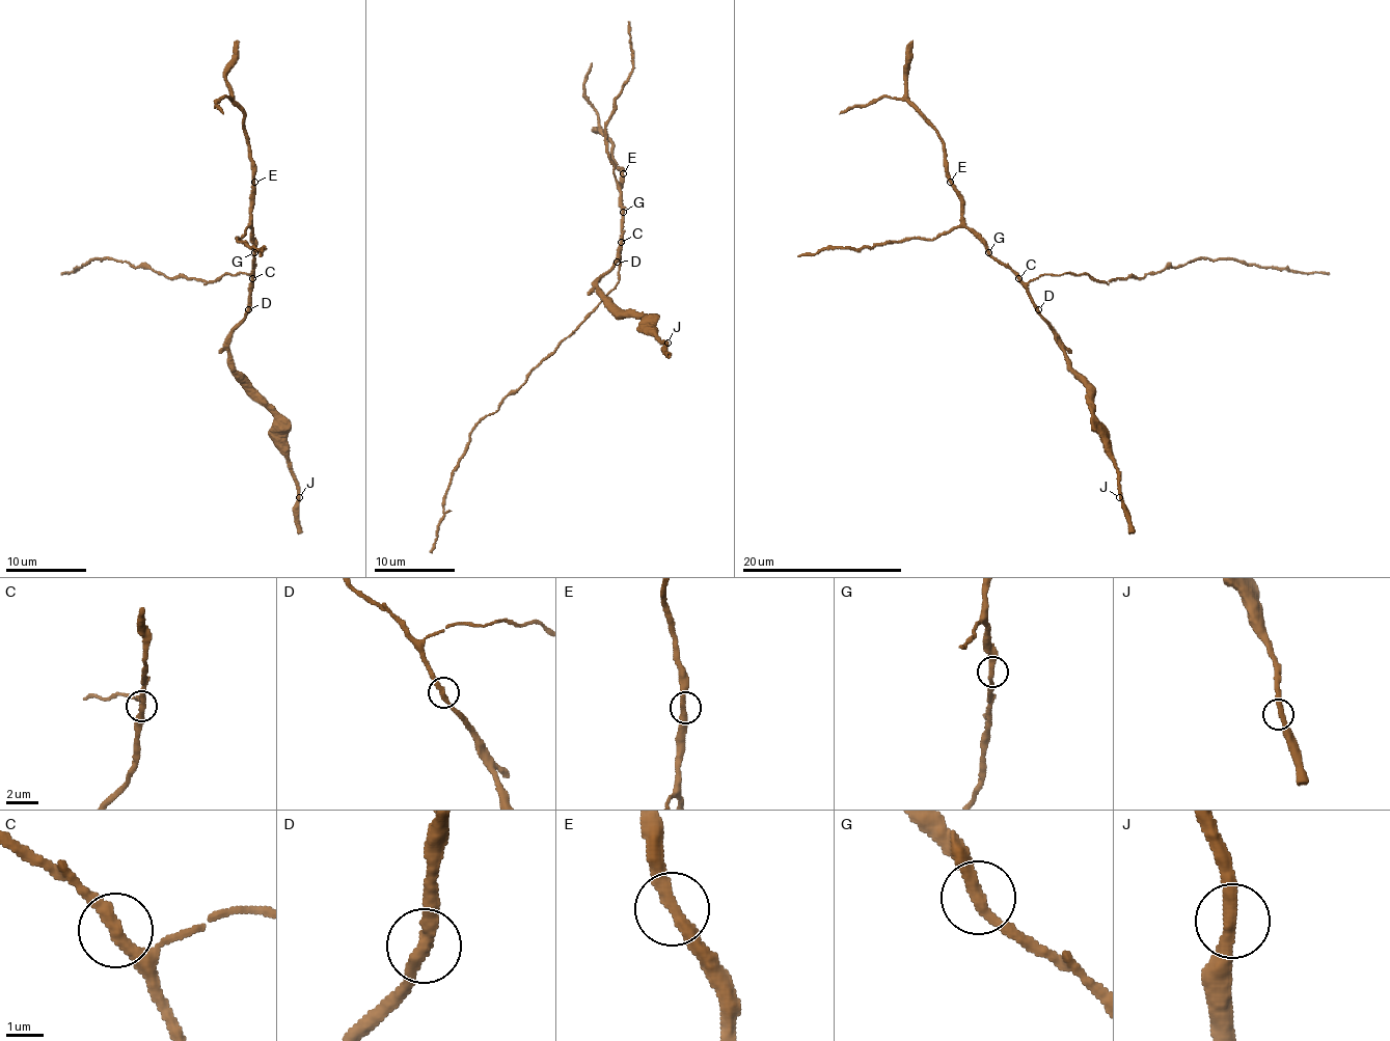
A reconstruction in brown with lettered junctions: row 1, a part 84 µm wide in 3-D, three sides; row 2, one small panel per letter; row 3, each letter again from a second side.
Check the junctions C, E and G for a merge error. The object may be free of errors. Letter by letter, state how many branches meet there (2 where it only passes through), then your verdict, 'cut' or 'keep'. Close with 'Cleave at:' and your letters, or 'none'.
C: 2 | keep
E: 2 | keep
G: 2 | keep
Cleave at: none

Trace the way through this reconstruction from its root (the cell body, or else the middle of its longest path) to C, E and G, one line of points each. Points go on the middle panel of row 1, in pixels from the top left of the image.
C: (615, 286), (619, 280), (621, 242)
E: (615, 286), (619, 280), (623, 173)
G: (615, 286), (619, 280), (623, 212)

